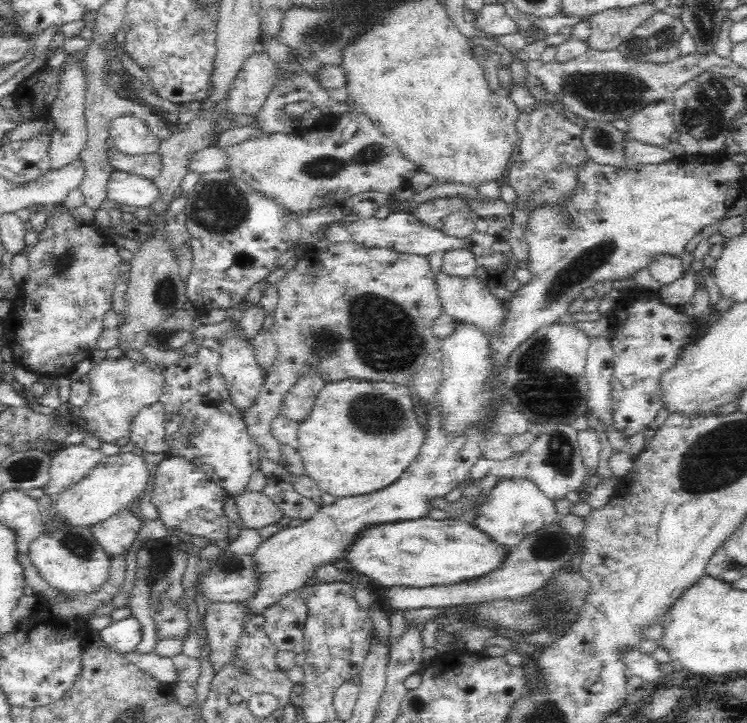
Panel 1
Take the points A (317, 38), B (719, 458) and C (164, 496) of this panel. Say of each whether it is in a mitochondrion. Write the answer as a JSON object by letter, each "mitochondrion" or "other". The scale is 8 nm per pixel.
{"A":"mitochondrion","B":"mitochondrion","C":"other"}

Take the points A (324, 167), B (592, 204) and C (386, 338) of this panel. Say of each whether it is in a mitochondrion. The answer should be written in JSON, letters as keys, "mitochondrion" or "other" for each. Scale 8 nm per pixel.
{"A":"mitochondrion","B":"other","C":"mitochondrion"}

